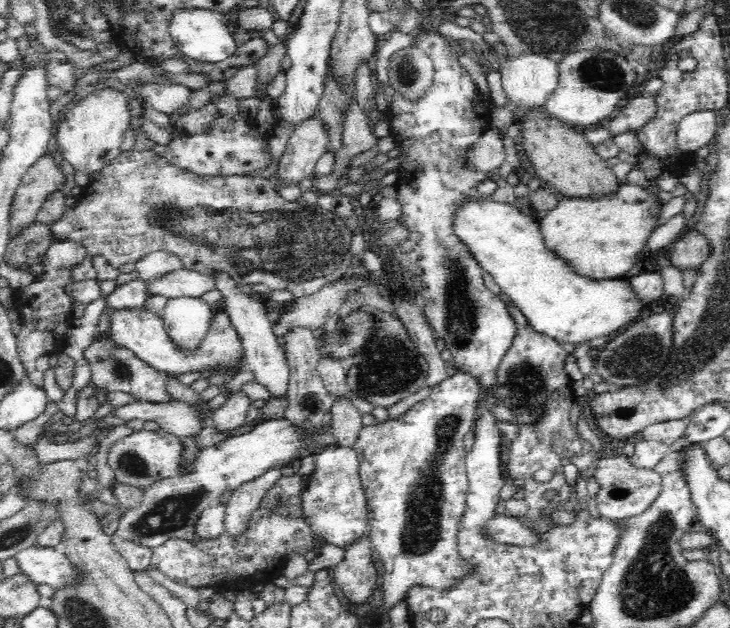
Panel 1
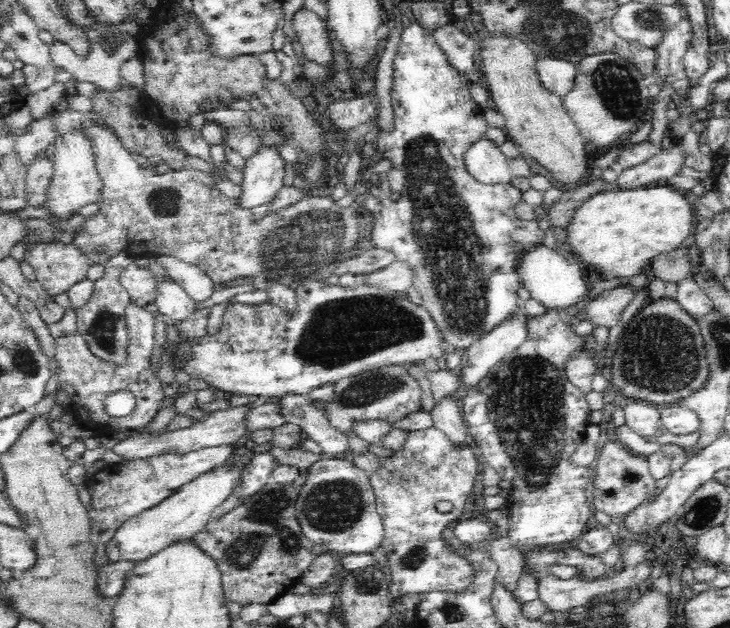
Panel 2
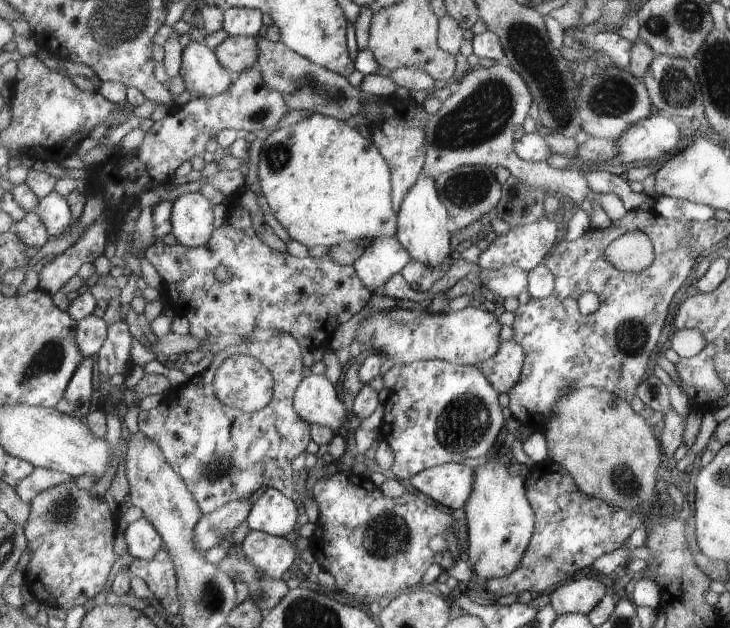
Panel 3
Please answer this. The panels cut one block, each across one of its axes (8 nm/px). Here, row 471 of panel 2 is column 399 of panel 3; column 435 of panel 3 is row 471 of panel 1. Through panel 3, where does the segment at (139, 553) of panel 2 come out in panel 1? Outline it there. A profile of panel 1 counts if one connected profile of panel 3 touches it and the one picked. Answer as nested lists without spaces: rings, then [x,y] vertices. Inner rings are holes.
[[[286,419],[262,420],[247,433],[234,434],[214,446],[200,449],[194,460],[190,460],[178,474],[162,478],[144,490],[137,508],[128,510],[124,517],[119,518],[116,536],[151,550],[170,540],[194,539],[195,525],[202,511],[217,505],[224,492],[234,492],[276,464],[289,462],[302,448],[300,436],[302,429],[292,427]]]

